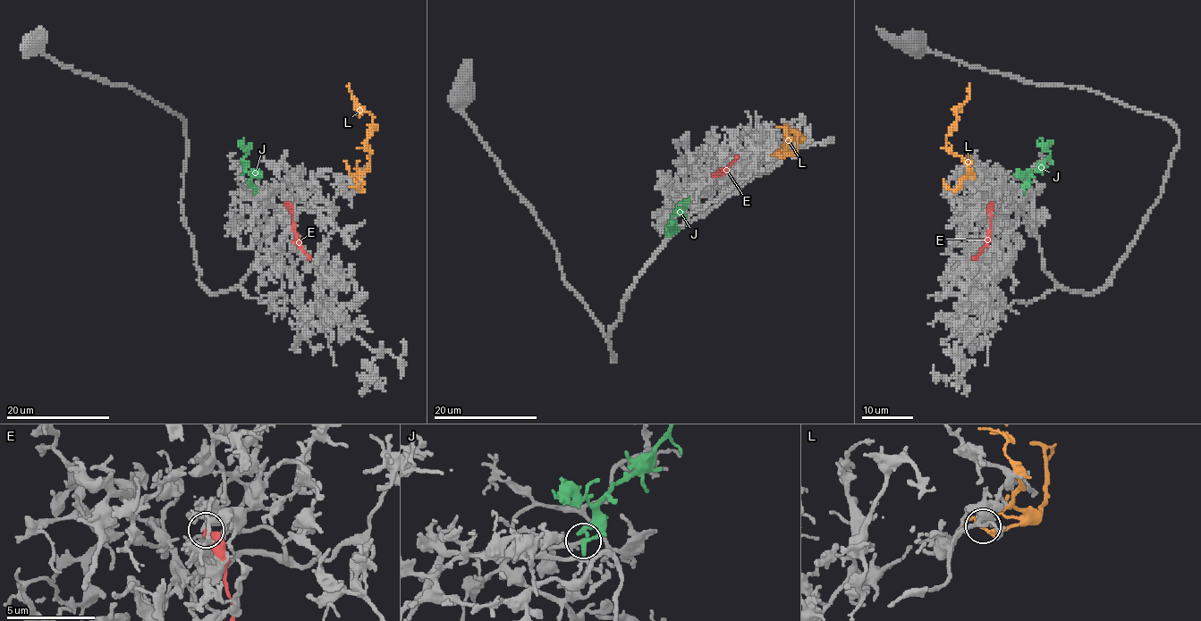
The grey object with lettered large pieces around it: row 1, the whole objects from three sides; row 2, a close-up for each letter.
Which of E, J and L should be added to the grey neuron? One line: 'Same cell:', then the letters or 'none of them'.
Same cell: J

